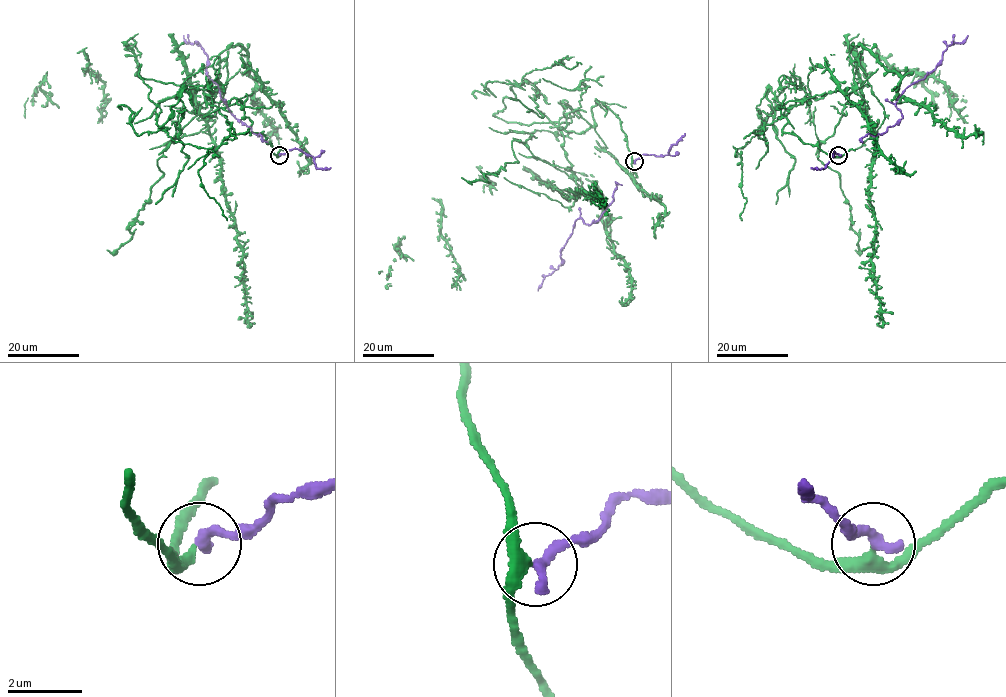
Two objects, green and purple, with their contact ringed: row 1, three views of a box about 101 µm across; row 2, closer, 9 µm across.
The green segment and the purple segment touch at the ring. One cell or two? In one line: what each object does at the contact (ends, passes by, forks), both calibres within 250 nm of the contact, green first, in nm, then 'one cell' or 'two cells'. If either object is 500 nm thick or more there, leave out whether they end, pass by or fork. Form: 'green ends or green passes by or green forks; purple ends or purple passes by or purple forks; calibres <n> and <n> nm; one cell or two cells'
green passes by; purple ends; calibres 280 and 360 nm; two cells

